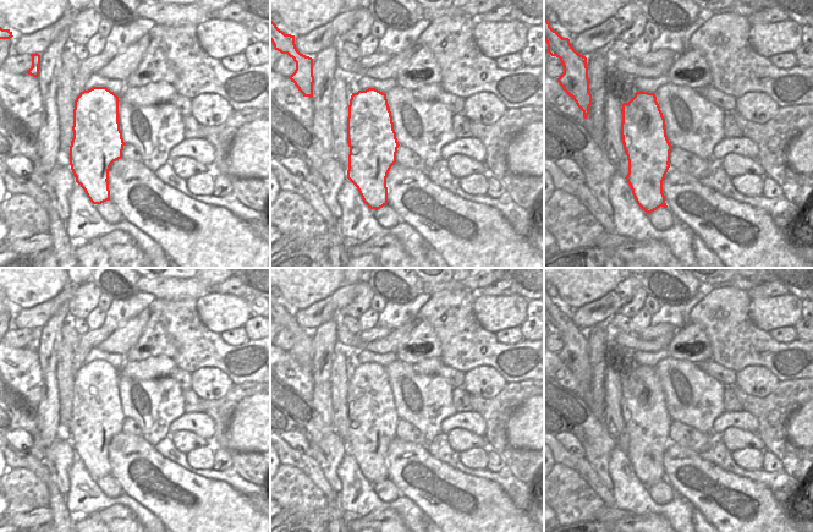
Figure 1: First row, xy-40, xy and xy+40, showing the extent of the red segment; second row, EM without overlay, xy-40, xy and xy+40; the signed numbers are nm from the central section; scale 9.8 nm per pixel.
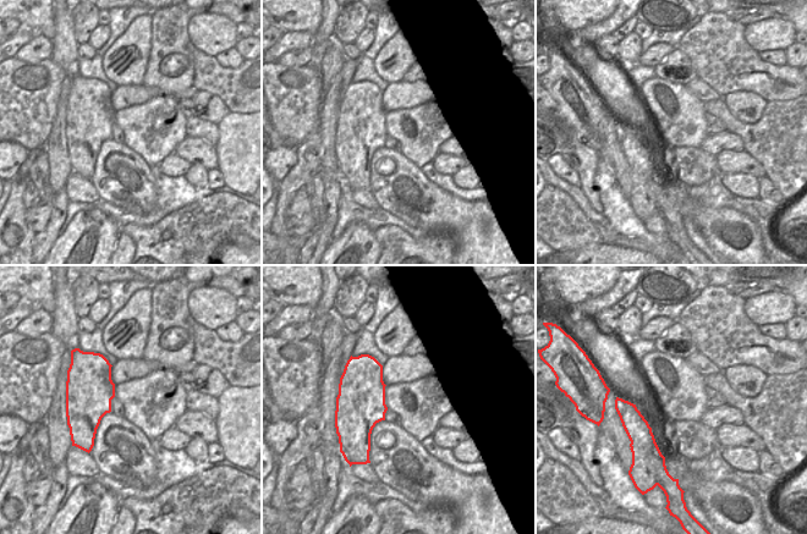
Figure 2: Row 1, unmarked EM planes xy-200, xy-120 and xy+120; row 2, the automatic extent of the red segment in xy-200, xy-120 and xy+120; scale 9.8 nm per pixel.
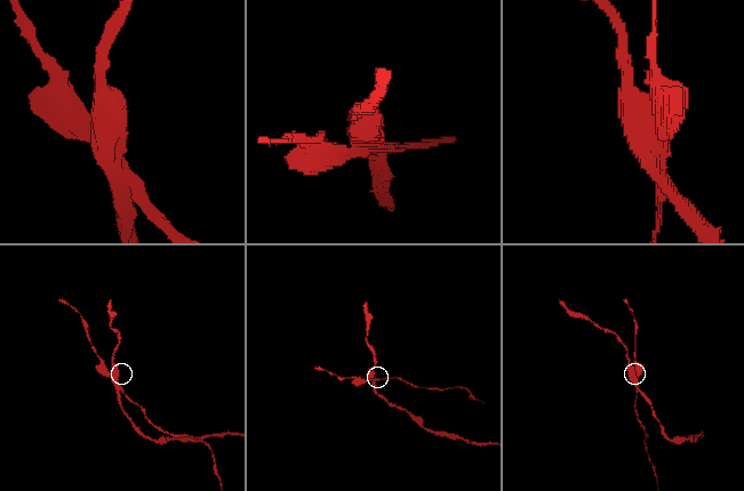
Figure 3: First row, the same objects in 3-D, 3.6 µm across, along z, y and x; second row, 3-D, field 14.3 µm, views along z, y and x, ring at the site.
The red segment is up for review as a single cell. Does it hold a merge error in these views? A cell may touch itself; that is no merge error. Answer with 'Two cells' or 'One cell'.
Two cells

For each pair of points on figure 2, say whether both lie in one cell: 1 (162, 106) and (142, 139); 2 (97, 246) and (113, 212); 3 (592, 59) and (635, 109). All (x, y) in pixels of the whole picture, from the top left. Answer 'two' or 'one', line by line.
1: one
2: two
3: one

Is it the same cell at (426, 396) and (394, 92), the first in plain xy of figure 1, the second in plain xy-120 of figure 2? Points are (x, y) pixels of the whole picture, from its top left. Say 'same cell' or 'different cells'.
different cells

